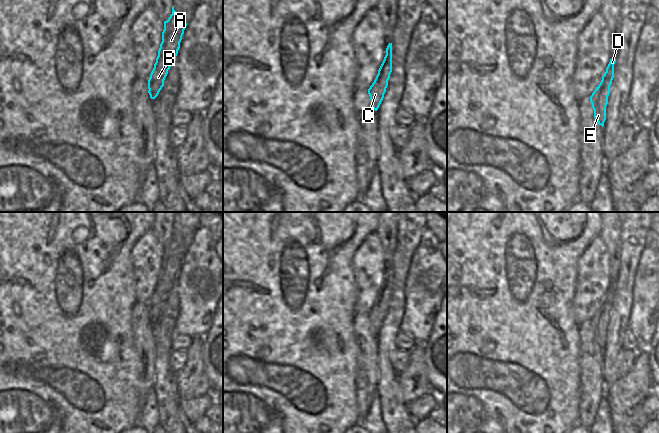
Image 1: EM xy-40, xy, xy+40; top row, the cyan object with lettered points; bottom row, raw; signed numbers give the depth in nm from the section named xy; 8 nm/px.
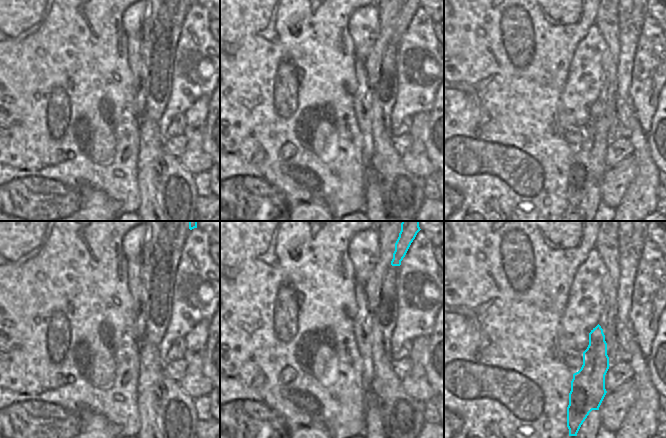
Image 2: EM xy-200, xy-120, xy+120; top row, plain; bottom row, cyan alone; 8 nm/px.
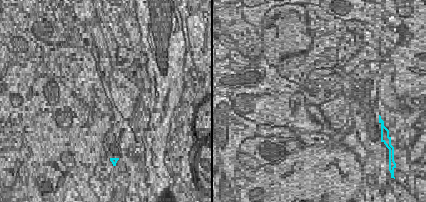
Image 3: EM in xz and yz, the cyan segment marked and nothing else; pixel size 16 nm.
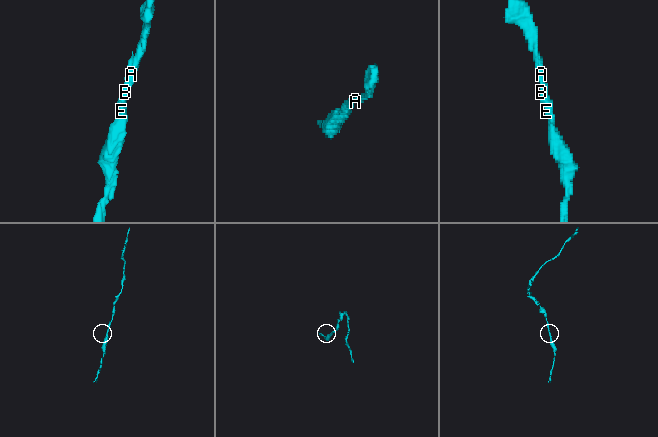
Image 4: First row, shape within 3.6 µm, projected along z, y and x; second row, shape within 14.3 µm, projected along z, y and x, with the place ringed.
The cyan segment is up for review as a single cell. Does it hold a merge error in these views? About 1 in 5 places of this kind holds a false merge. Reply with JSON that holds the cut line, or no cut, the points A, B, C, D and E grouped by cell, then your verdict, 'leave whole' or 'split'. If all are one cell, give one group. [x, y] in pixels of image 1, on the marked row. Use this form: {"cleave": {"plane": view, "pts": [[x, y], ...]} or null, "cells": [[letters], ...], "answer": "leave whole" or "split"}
{"cleave": null, "cells": [["A", "B", "C", "D", "E"]], "answer": "leave whole"}

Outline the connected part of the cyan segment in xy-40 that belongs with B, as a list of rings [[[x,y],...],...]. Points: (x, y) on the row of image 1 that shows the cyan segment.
[[[173,6],[172,14],[167,21],[164,21],[162,42],[158,50],[154,68],[148,80],[148,93],[151,99],[155,99],[158,96],[164,86],[164,80],[168,74],[168,70],[176,61],[186,26],[187,23],[182,20],[182,14],[177,13]]]

